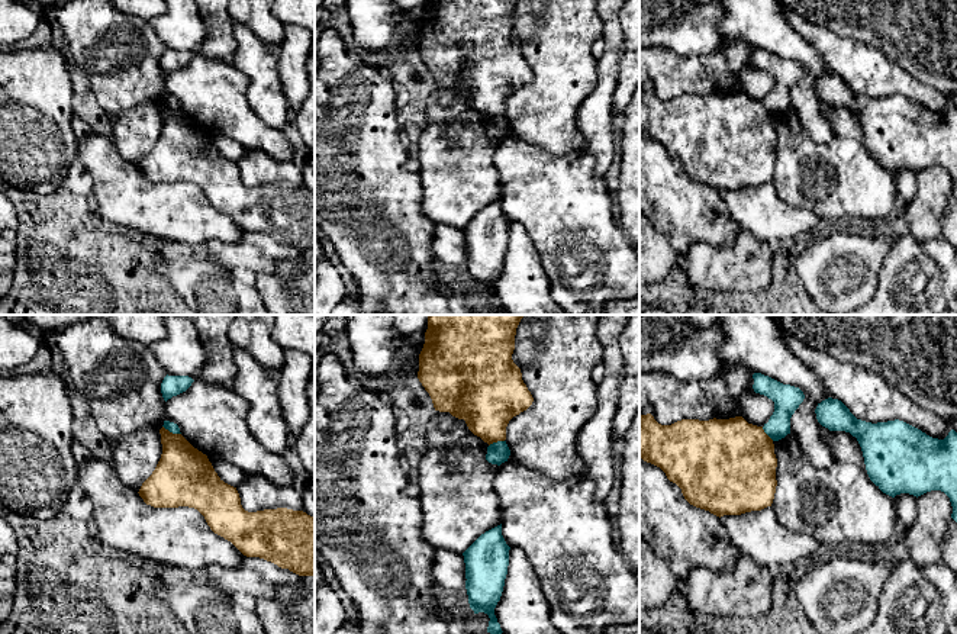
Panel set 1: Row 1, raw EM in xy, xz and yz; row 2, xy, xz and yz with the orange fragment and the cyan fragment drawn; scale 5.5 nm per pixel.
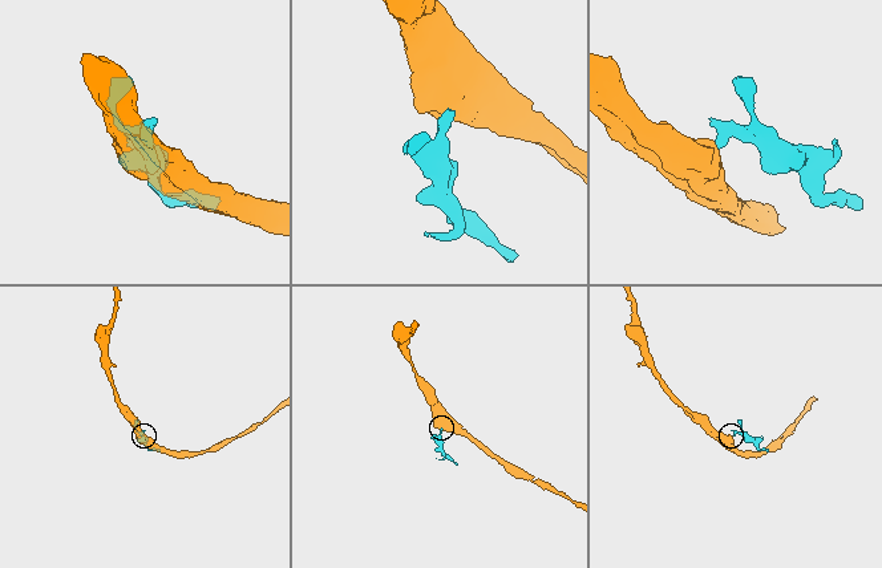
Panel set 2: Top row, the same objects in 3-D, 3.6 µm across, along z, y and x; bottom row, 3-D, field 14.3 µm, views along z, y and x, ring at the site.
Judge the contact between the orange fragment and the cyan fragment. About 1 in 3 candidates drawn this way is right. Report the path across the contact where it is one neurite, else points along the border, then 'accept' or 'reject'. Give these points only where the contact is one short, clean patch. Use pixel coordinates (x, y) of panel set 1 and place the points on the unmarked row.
border along xy (163, 100), (180, 109); reject

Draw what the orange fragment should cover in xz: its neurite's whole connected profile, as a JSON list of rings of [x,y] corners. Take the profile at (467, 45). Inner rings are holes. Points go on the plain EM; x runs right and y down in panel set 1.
[[[428,0],[419,29],[418,54],[435,86],[464,94],[468,104],[489,120],[506,115],[509,96],[526,86],[534,73],[513,38],[518,0]]]

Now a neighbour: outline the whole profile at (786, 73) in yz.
[[[754,48],[751,61],[755,68],[764,70],[774,77],[774,87],[768,97],[764,99],[764,107],[773,115],[779,116],[790,109],[790,93],[805,70],[799,62],[783,59],[761,48]]]

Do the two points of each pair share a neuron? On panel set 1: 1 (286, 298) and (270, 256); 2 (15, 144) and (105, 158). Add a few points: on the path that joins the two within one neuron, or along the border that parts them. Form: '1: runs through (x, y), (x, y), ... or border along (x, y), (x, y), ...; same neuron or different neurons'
1: border along (299, 256), (282, 260), (270, 272), (257, 274); different neurons
2: border along (77, 140), (79, 160); different neurons

